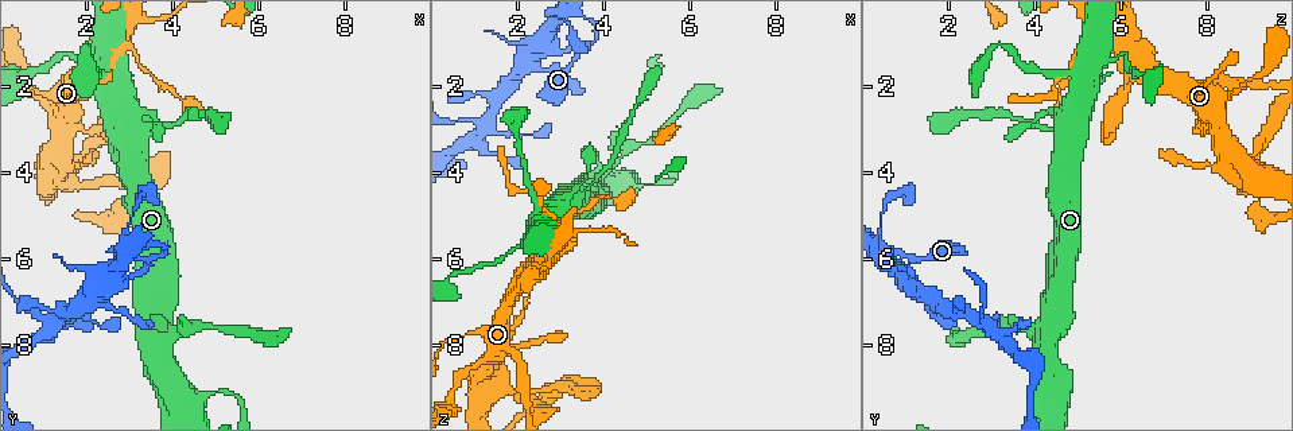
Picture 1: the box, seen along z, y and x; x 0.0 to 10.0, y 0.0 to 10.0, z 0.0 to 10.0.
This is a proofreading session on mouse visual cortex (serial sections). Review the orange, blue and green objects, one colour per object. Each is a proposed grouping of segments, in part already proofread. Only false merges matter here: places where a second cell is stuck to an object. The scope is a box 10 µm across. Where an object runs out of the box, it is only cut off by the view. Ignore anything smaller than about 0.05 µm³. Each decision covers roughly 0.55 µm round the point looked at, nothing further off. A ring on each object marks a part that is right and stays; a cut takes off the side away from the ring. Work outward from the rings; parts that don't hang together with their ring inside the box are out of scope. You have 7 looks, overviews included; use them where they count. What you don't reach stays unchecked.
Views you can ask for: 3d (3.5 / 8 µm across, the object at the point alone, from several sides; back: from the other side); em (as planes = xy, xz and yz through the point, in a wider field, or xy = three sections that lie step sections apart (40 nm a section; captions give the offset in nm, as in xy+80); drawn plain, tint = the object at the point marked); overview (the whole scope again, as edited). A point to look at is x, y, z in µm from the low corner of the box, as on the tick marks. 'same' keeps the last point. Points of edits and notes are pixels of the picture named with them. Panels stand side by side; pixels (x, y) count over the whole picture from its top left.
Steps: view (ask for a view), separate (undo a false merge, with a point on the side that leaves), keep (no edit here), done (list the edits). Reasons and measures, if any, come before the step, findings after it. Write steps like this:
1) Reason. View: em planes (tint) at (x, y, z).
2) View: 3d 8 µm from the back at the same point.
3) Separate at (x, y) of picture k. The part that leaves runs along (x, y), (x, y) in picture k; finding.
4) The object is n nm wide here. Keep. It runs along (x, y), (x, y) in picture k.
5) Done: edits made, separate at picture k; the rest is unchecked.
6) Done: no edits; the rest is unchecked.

Small branch off a trunk. View: 3d 3.5 µm from the back at (2.85, 6.50, 1.15).

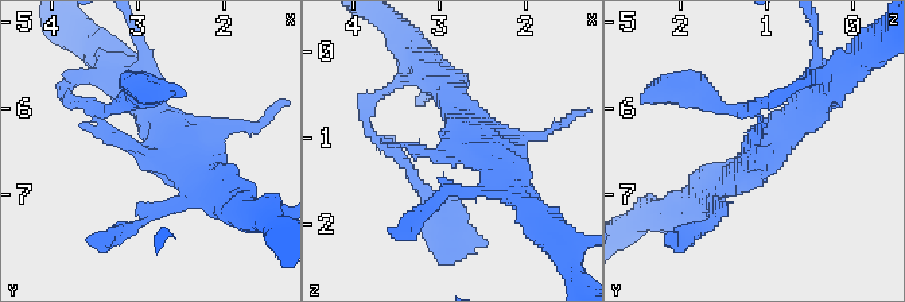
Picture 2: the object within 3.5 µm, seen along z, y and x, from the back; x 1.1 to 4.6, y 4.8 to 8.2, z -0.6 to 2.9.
Need the tissue. View: em xy step 3 (tint) at (2.80, 6.55, 1.10).

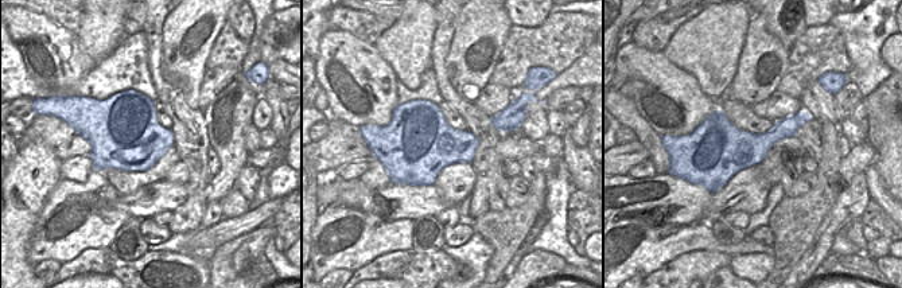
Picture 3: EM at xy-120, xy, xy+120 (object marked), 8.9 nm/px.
Keep. It runs along (100, 109), (117, 139), (212, 188) in picture 2; one cell here.

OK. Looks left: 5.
Thin neck. View: 3d 8 µm at (4.90, 7.60, 3.30).

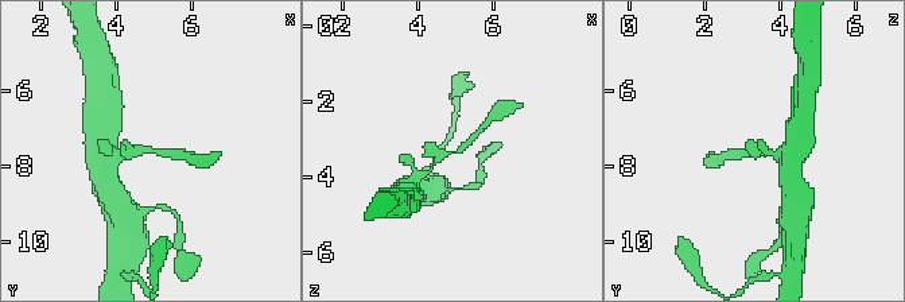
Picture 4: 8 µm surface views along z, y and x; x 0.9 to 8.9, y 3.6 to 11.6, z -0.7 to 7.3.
View: em xy step 2 (tint) at the same point.

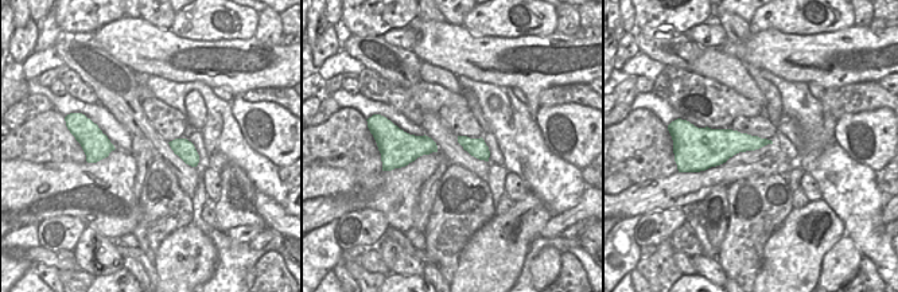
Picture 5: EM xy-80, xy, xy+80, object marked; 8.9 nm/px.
Keep. One cell here.

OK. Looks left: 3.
View: 3d 8 µm at (3.35, 3.05, 4.65).

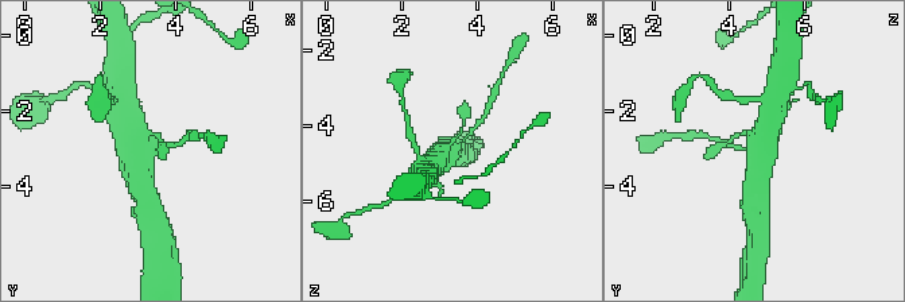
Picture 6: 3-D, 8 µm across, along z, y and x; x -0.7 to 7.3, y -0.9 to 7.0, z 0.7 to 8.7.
Closer look. View: 3d 3.5 µm from the back at the same point.

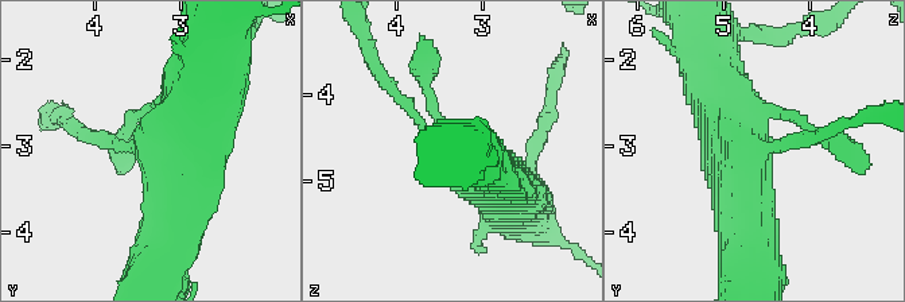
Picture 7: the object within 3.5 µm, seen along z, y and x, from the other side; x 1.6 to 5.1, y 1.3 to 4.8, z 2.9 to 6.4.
View: em xy step 2 (tint) at (3.35, 3.00, 4.65).

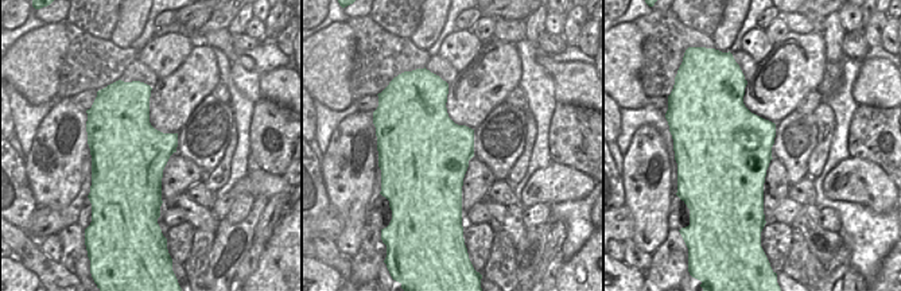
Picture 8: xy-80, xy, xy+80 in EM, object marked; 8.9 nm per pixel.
Keep. It runs along (753, 237), (742, 138), (711, 72) in picture 7; all the same cell.

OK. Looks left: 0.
Done: no edits; the rest is unchecked.

